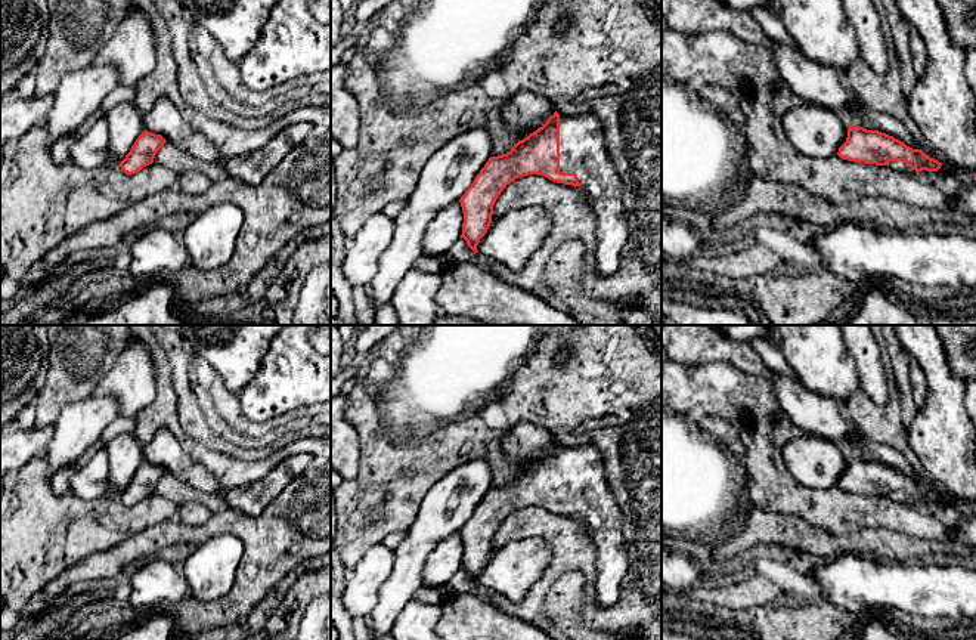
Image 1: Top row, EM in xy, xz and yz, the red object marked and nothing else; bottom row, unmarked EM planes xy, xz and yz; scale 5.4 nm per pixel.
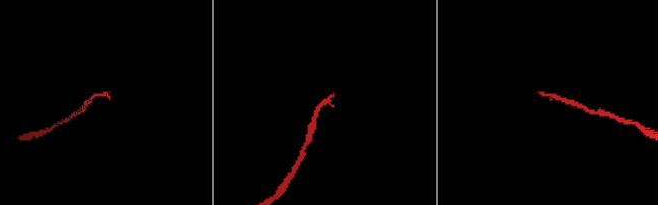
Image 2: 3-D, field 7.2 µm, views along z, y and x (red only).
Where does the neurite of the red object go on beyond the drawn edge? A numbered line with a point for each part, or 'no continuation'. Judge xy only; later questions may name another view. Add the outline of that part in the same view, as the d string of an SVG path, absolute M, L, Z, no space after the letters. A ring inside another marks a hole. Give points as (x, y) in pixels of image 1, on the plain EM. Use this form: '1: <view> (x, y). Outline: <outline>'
1: xy (163, 450). Outline: M161 429L149 442L142 445L145 461L161 466L165 473L205 494L219 494L220 488L205 467L196 464L180 446L177 438Z

